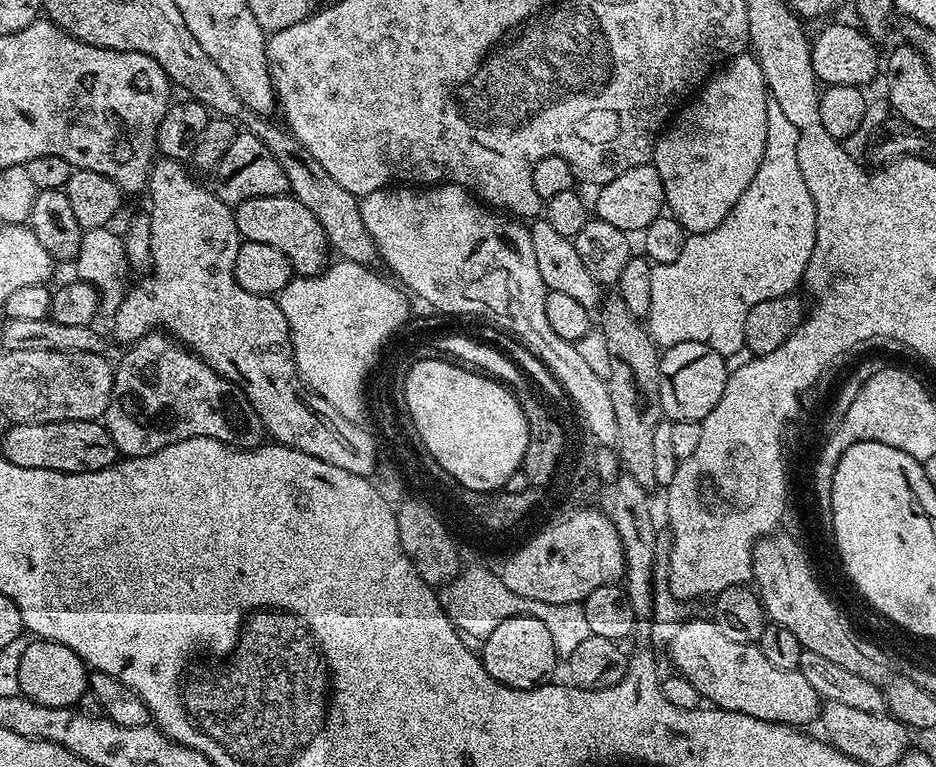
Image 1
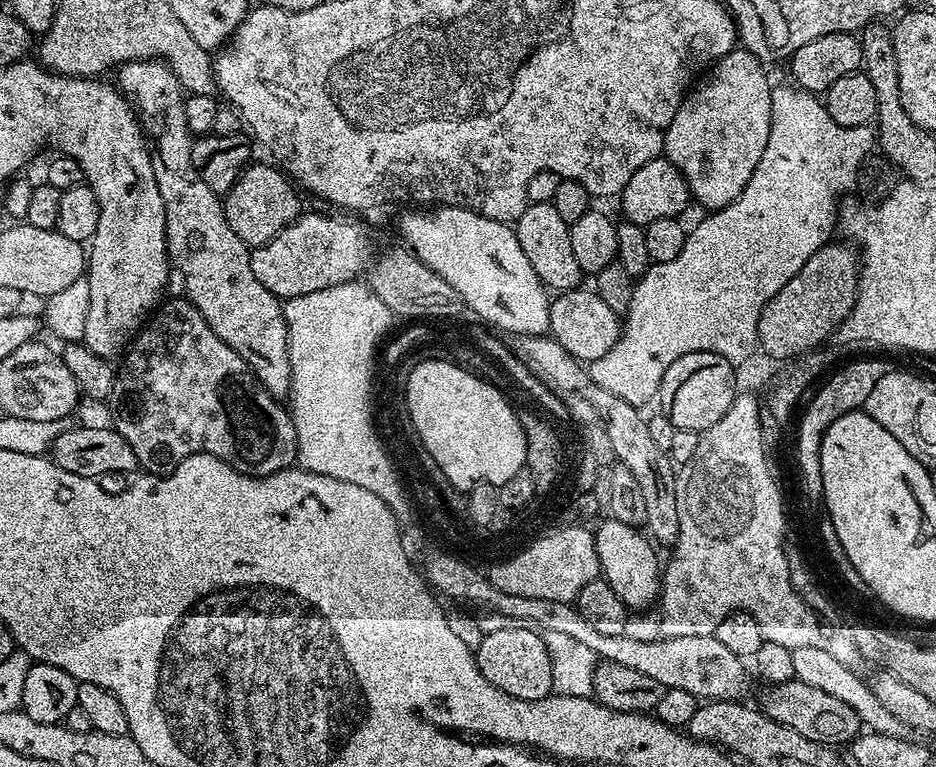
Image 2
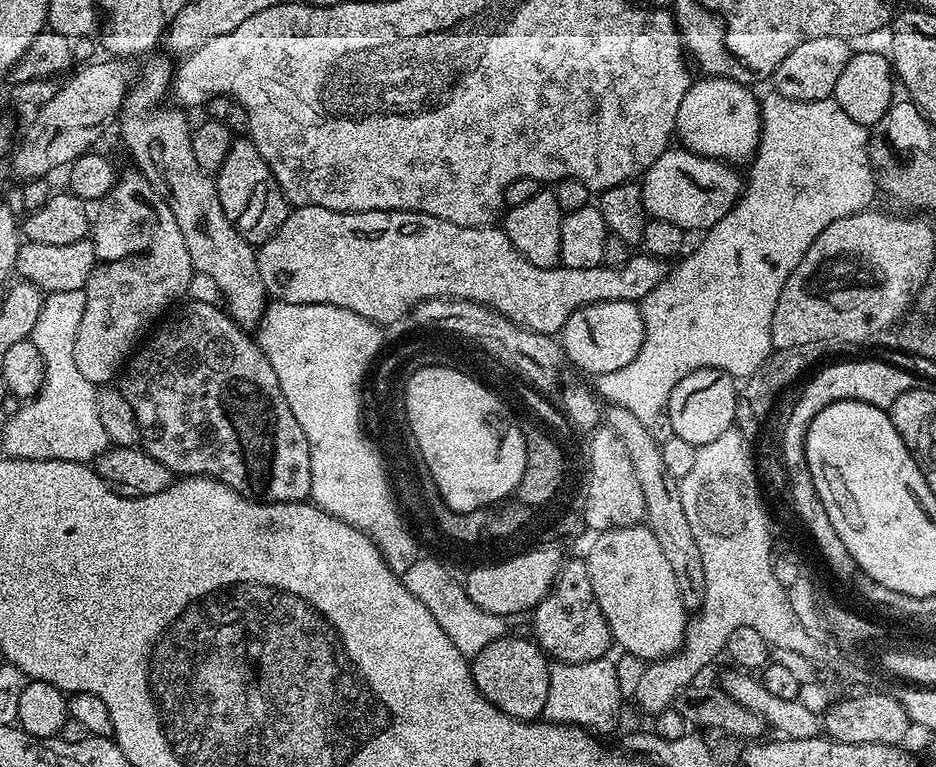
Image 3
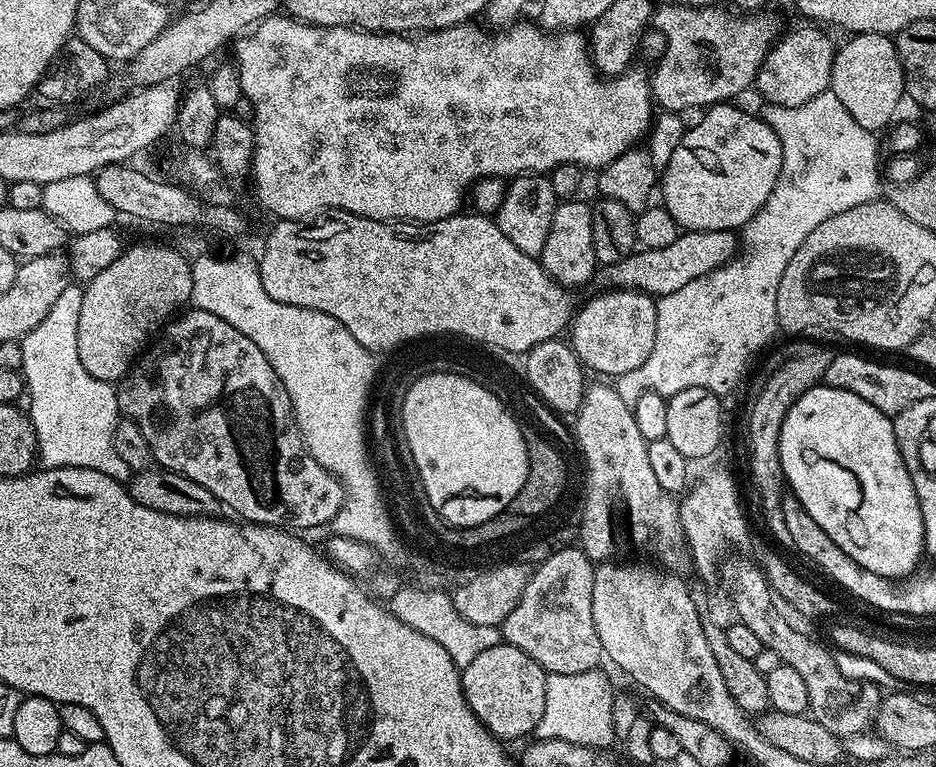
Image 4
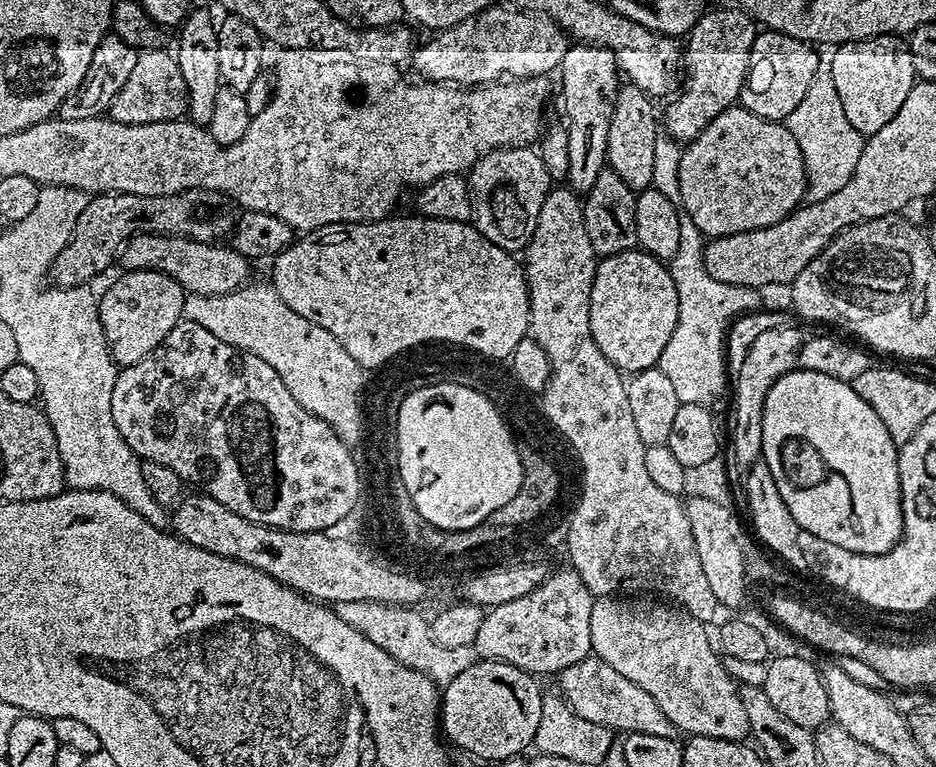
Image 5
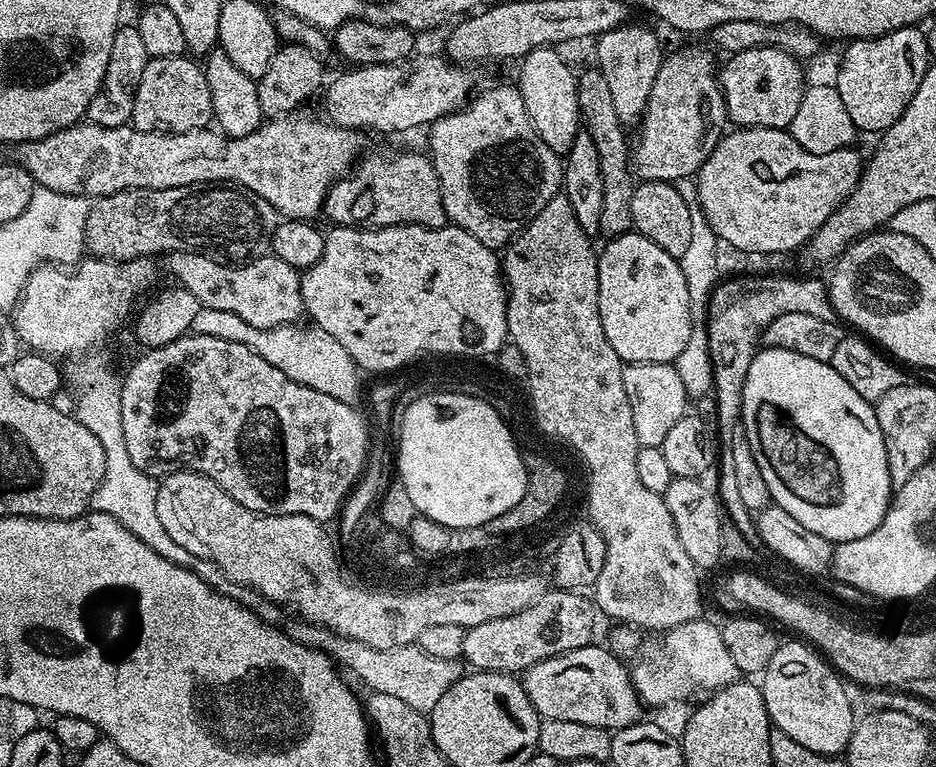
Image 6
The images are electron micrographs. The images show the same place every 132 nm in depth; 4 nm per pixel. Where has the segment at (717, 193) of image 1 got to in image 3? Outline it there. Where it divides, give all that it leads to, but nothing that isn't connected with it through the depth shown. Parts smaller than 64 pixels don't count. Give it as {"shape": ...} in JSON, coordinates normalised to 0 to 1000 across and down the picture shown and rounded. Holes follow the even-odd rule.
{"shape":[[[770,99],[745,103],[733,117],[733,128],[729,128],[729,138],[724,138],[721,176],[725,186],[736,198],[760,209],[802,210],[808,202],[808,192],[812,188],[812,130],[803,119],[804,116],[798,110],[790,110]]]}

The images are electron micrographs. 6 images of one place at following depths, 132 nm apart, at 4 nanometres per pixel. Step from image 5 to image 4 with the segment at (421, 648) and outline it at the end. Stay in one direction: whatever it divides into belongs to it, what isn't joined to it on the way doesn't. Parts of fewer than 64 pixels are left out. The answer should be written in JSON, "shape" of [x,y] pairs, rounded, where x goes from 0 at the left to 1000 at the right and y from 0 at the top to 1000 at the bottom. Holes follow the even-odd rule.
{"shape":[[[429,764],[415,784],[415,794],[440,820],[464,833],[482,855],[488,871],[496,872],[511,853],[536,837],[532,816],[510,816],[494,806],[484,790],[482,776],[468,767]]]}

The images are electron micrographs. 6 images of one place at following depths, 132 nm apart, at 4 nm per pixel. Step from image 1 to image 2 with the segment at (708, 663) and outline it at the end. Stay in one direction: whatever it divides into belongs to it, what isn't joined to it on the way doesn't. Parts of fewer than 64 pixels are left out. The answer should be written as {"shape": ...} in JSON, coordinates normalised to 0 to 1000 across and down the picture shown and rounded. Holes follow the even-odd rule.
{"shape":[[[848,885],[822,896],[819,901],[816,918],[814,917],[814,927],[823,936],[827,936],[827,941],[835,941],[835,947],[844,947],[844,952],[853,952],[853,957],[857,957],[857,962],[865,962],[865,967],[906,973],[920,958],[921,945],[917,931],[912,931],[912,926],[908,926],[904,915],[899,915],[870,894],[861,894],[861,889]]]}

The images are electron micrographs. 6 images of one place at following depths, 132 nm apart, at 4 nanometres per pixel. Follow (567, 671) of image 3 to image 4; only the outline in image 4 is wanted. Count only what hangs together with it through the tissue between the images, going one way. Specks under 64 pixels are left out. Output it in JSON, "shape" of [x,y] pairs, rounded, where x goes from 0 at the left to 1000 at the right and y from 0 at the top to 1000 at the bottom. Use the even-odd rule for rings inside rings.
{"shape":[[[642,874],[622,879],[589,879],[583,894],[583,922],[571,956],[575,965],[613,967],[638,978],[650,978],[659,969],[653,926],[656,898],[650,881]]]}

